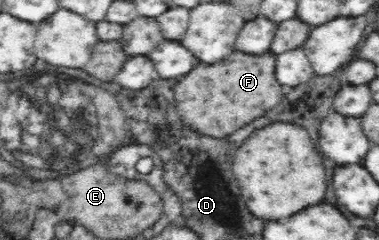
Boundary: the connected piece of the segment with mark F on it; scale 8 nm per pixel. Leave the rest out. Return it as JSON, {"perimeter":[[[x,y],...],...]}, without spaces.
{"perimeter":[[[233,51],[225,61],[215,65],[199,63],[195,65],[177,85],[177,109],[181,121],[193,131],[199,131],[209,137],[225,137],[237,131],[239,127],[261,117],[267,109],[275,107],[281,101],[281,85],[275,75],[273,55],[245,55]]]}

